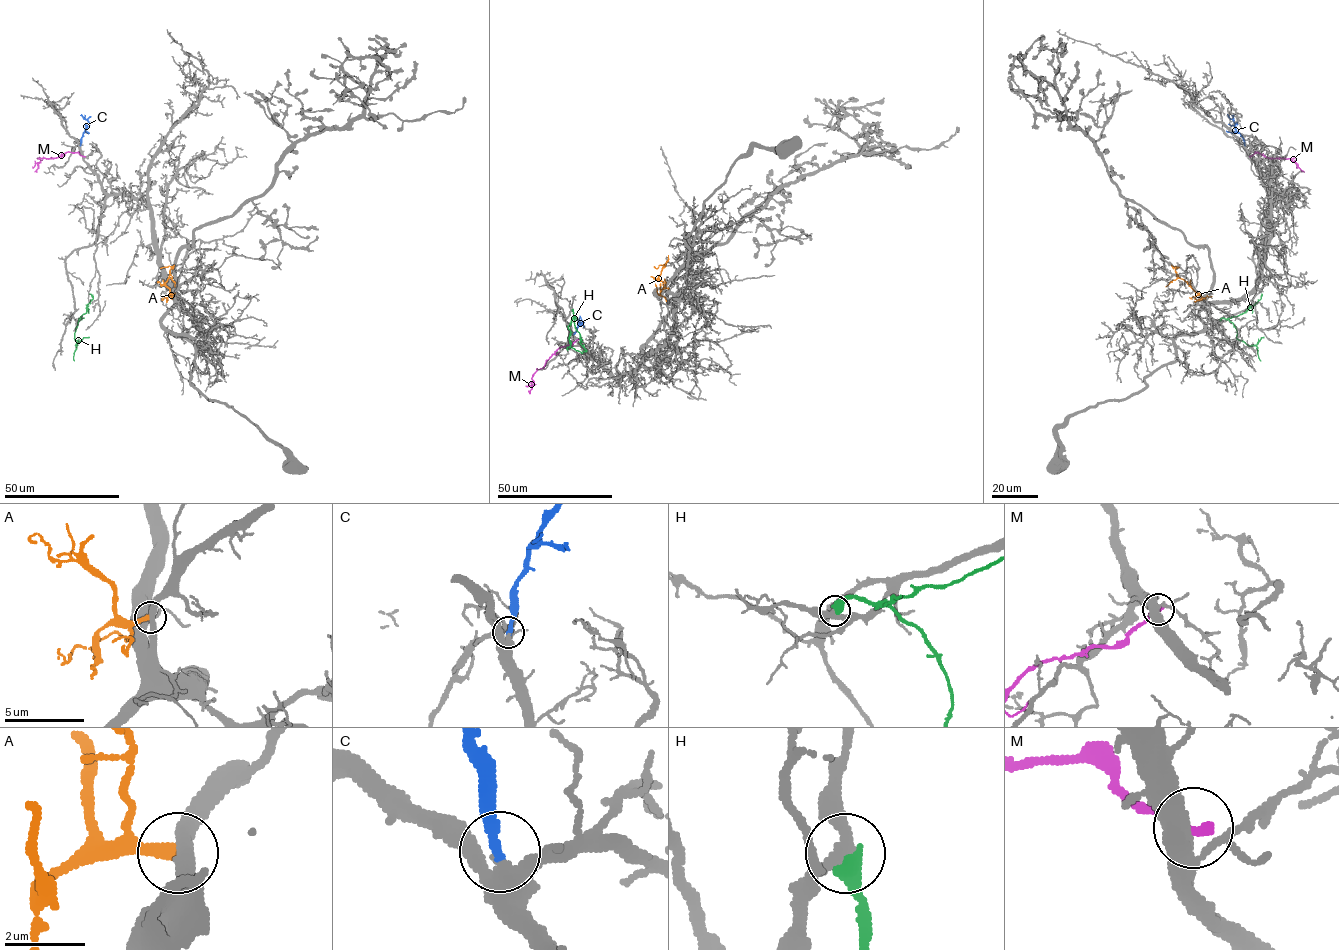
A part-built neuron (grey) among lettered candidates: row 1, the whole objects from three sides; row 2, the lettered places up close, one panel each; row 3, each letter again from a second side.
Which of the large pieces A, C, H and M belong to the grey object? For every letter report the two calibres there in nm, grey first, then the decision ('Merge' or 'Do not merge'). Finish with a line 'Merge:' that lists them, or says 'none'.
A: Thickness 400 nm (grey) against 340 nm. Do not merge
C: Thickness 320 nm (grey) against 280 nm. Merge
H: Thickness 260 nm (grey) against 550 nm. Do not merge
M: Thickness 480 nm (grey) against 280 nm. Do not merge
Merge: C

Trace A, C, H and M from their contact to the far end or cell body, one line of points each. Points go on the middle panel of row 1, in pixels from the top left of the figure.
A: (668, 288), (664, 287), (658, 277), (664, 264), (653, 267)
C: (573, 334), (581, 324), (574, 316)
H: (572, 310), (573, 317), (568, 326), (570, 346), (582, 353)
M: (577, 339), (570, 345), (560, 347), (534, 373), (530, 393)

